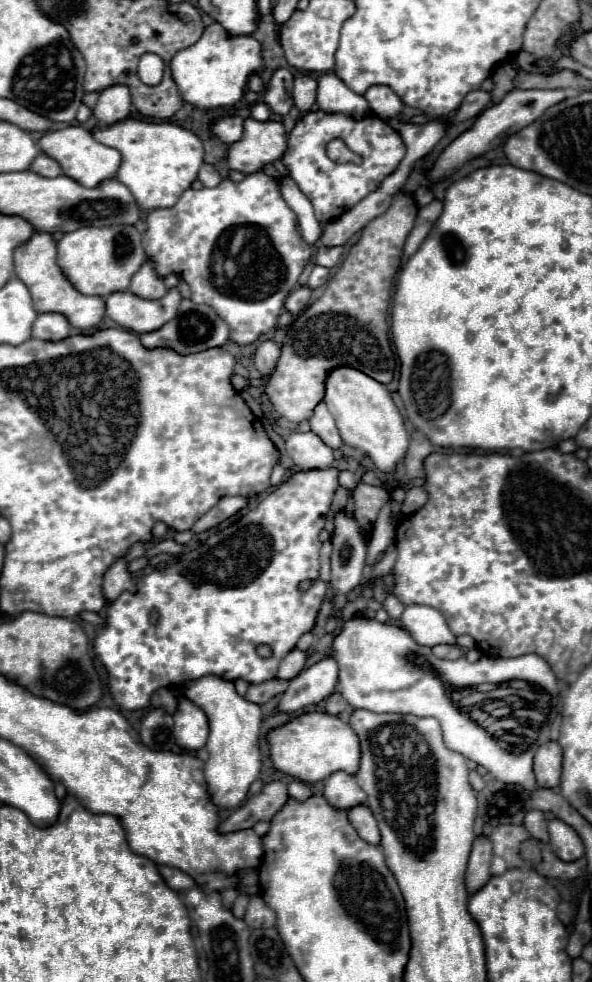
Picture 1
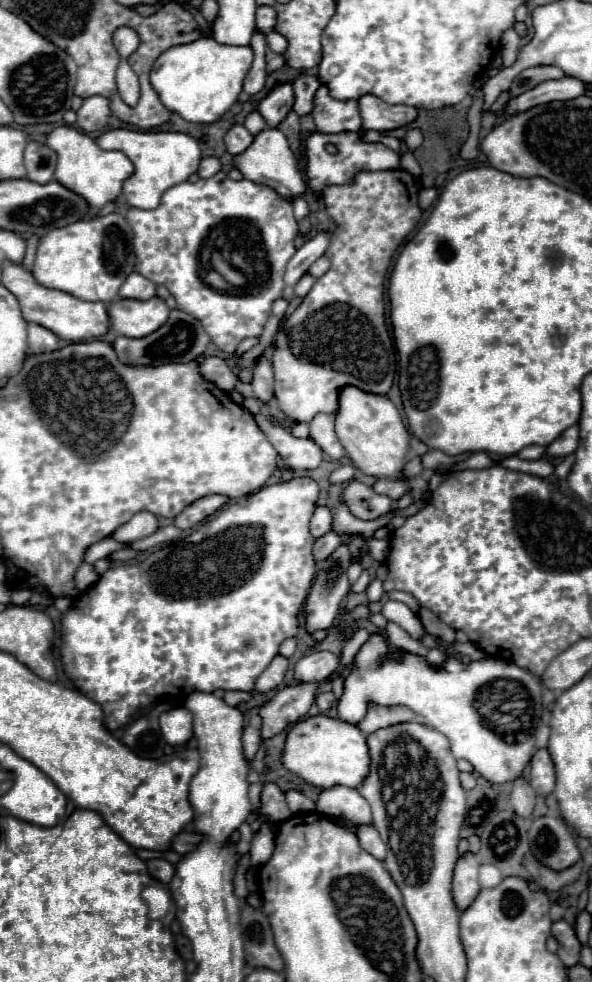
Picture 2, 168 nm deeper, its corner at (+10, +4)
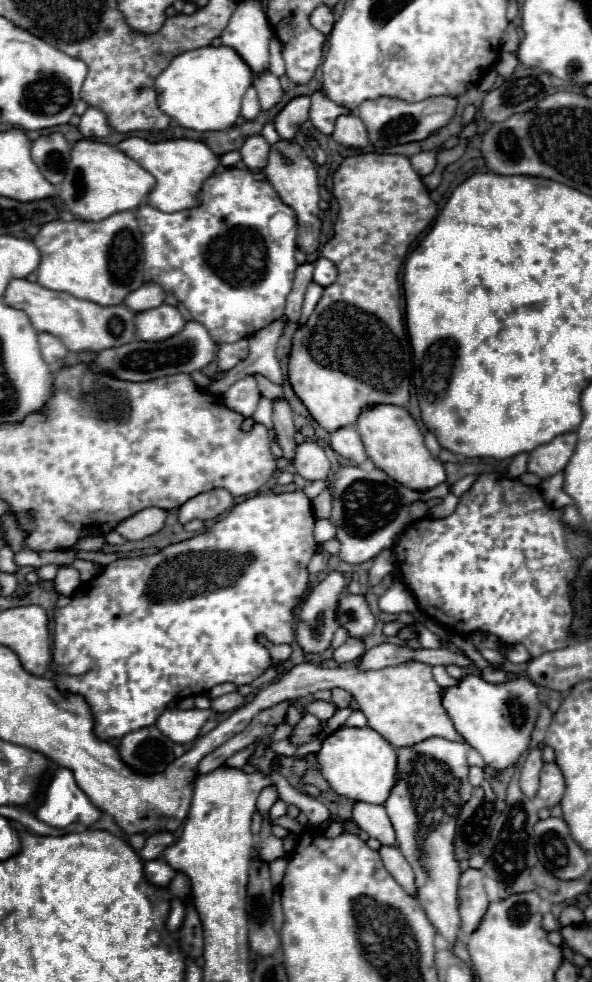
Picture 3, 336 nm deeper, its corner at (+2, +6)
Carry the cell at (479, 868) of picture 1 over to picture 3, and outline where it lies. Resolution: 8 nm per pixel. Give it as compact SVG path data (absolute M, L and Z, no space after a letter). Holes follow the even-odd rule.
M469 868L461 874L459 880L459 916L461 916L461 930L471 934L481 924L489 900L483 888L483 872Z

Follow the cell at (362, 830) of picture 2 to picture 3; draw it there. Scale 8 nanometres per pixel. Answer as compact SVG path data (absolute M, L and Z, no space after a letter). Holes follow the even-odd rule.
M381 846L379 854L381 854L381 860L383 860L387 872L397 880L397 884L399 884L409 896L417 896L417 886L415 886L413 868L411 868L409 862L405 860L405 856L399 852L399 848Z

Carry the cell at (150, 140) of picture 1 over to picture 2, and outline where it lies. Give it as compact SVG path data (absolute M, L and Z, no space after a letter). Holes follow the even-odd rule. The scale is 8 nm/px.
M115 128L103 132L95 142L103 150L123 152L133 162L135 170L123 182L123 198L129 206L135 208L157 208L163 192L171 186L185 182L191 174L197 172L201 162L201 150L197 140L183 132L141 132L129 128Z

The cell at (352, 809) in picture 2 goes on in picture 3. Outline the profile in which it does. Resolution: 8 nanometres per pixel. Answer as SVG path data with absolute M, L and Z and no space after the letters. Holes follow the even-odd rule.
M357 802L353 808L355 824L365 830L371 838L377 838L383 846L397 846L393 824L383 806Z

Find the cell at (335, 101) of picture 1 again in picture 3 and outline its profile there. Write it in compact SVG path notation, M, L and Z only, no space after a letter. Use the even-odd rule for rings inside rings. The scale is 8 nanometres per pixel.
M355 114L339 116L335 122L335 132L331 134L331 138L347 148L365 148L369 144L365 126Z

